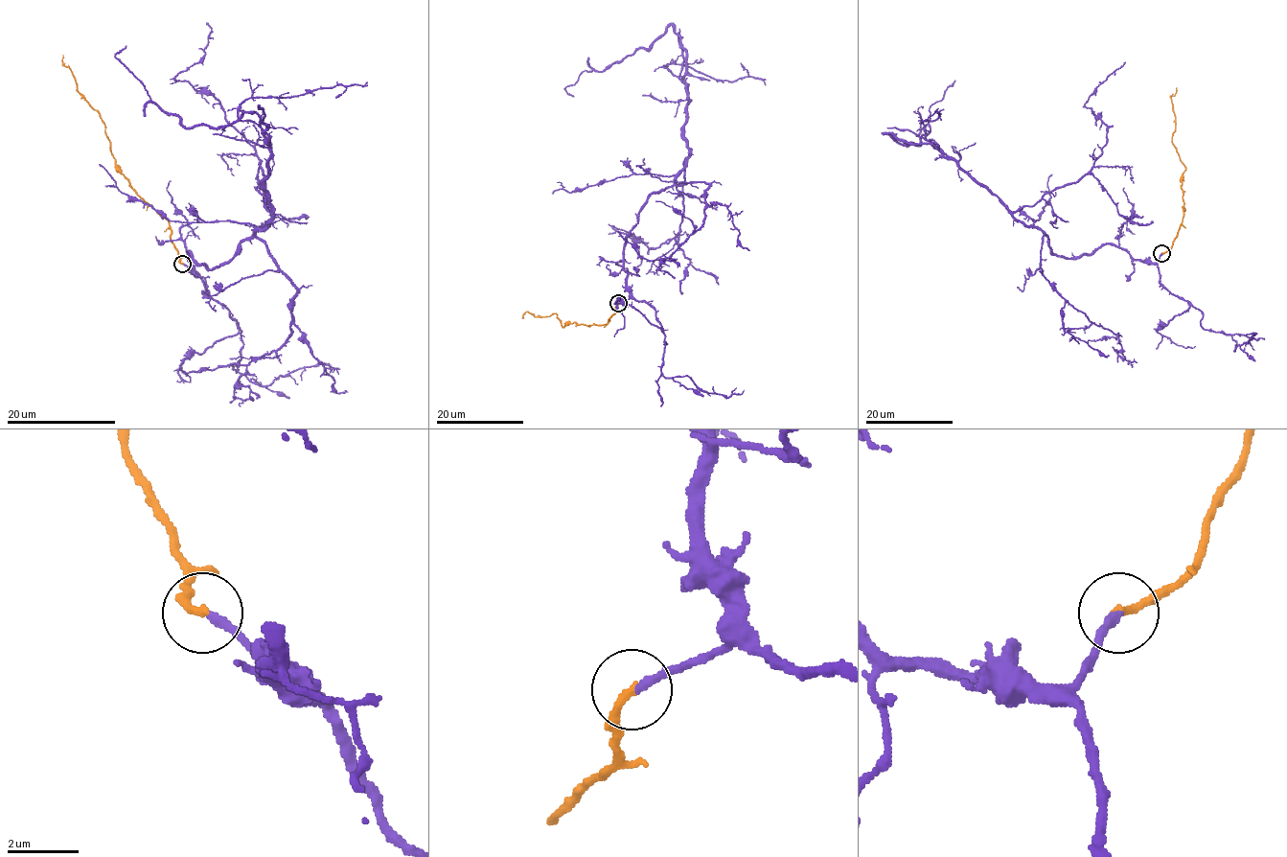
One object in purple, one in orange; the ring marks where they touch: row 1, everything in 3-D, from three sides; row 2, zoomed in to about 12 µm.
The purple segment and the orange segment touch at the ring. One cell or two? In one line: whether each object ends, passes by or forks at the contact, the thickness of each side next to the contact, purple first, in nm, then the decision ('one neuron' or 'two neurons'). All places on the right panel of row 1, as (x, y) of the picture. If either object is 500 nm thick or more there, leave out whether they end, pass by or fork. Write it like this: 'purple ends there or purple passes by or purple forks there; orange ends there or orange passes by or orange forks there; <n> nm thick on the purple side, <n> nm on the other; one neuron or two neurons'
purple ends there; orange ends there; 240 nm thick on the purple side, 240 nm on the other; one neuron

